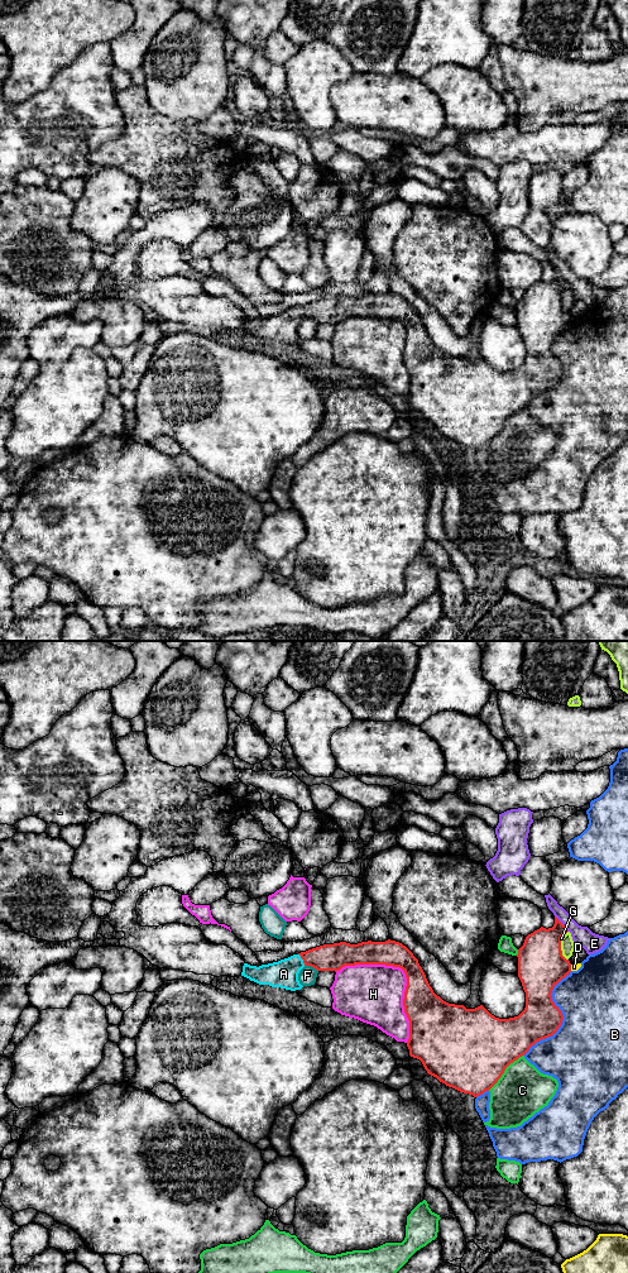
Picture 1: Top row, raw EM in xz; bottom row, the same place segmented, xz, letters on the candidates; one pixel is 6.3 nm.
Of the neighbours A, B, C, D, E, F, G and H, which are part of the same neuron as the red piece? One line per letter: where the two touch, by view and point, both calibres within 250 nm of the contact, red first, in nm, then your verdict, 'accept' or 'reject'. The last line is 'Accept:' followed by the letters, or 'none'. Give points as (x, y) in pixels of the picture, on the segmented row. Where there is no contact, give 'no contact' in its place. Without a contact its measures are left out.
A: contact xz (302, 958); calibres 180 and 180 nm; accept
B: contact xz (562, 1017); calibres 240 and 460 nm; reject
C: contact xz (504, 1070); calibres 500 and 320 nm; reject
D: contact xz (570, 967); calibres 300 and 50 nm; reject
E: contact xz (561, 923); calibres 260 and 130 nm; reject
F: contact xz (311, 966); calibres 180 and 110 nm; reject
G: contact xz (560, 946); calibres 300 and 90 nm; reject
H: contact xz (404, 972); calibres 240 and 380 nm; reject
Accept: A

